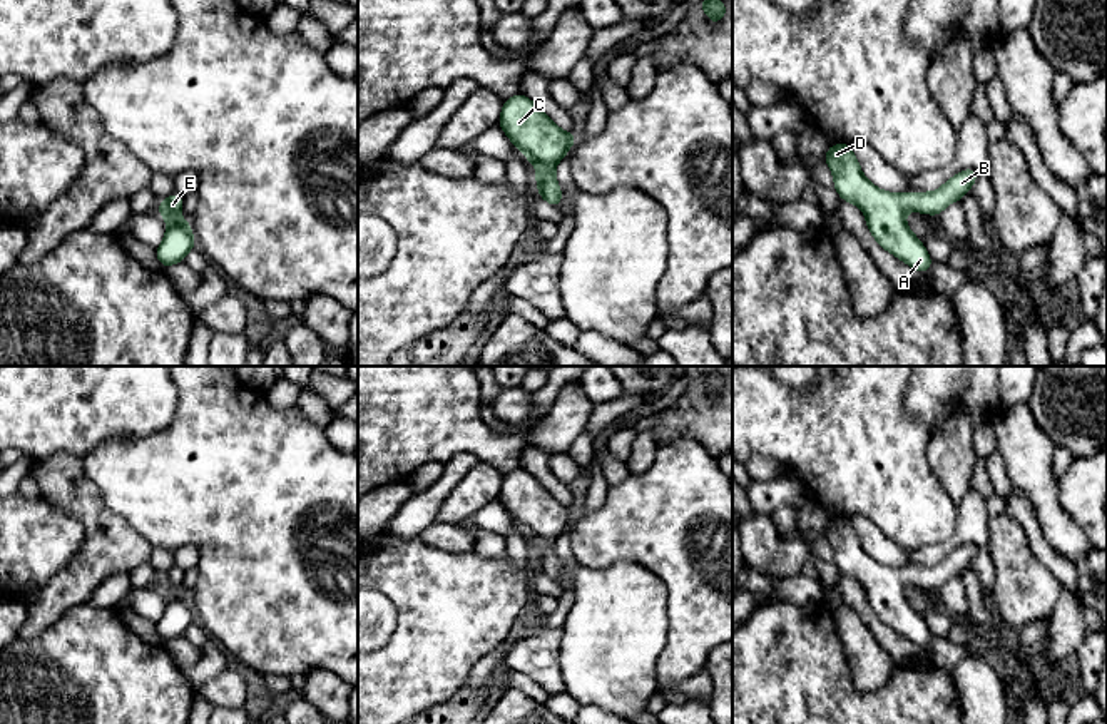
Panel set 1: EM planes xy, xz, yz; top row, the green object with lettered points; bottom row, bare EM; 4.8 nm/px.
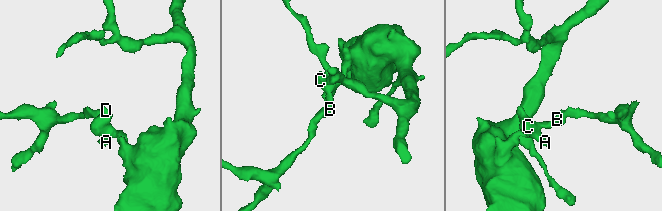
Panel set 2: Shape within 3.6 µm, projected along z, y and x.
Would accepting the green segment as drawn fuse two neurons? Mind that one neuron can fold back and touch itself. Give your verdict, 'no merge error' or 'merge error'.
no merge error

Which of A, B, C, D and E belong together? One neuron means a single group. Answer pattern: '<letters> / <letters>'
A B C D E

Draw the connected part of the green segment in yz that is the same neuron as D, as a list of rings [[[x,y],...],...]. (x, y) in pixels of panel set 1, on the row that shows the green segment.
[[[849,144],[829,145],[824,156],[834,177],[836,192],[843,201],[853,202],[863,211],[876,242],[926,274],[933,261],[923,242],[906,226],[906,212],[940,216],[950,202],[962,201],[975,184],[978,172],[965,169],[933,192],[895,194],[878,189],[863,176]]]

